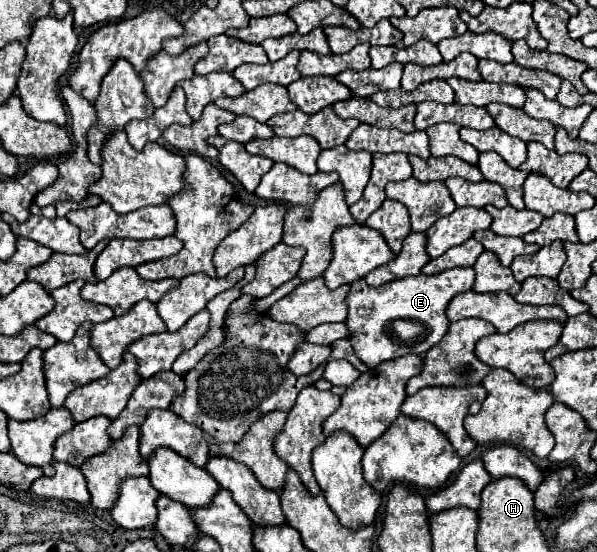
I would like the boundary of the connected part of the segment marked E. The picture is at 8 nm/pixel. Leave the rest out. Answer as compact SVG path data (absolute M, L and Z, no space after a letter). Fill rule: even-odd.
M452 268L436 276L426 276L426 274L408 276L378 288L368 286L364 278L354 280L346 296L346 306L348 306L346 324L350 330L350 344L354 348L354 354L368 368L376 368L382 362L406 354L428 352L434 344L440 342L440 338L446 334L450 326L450 320L446 316L448 302L456 294L472 290L472 284L474 284L472 268ZM400 320L406 320L406 332Z

